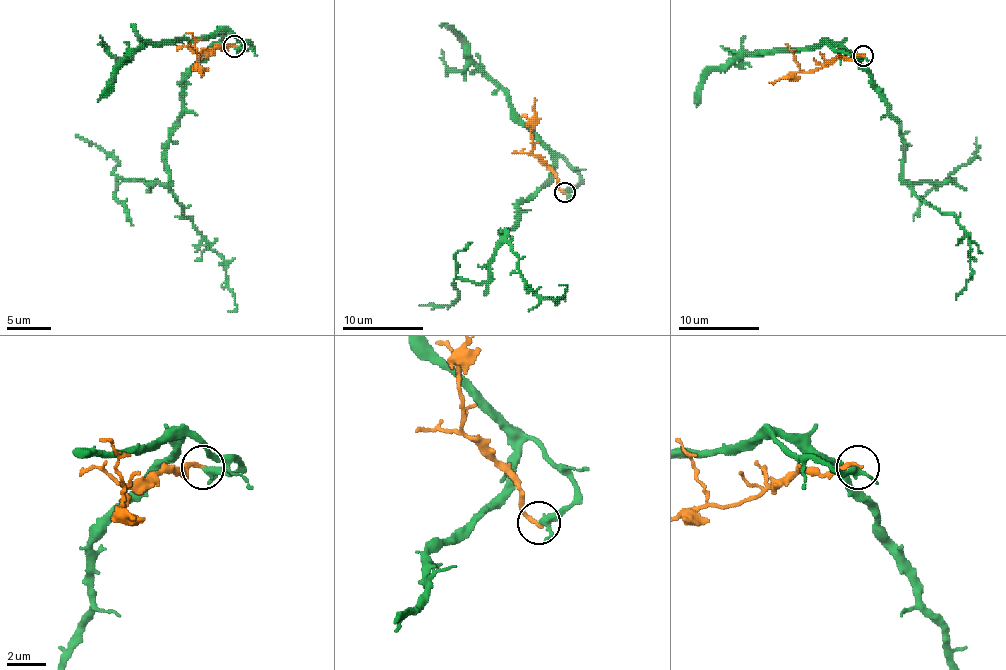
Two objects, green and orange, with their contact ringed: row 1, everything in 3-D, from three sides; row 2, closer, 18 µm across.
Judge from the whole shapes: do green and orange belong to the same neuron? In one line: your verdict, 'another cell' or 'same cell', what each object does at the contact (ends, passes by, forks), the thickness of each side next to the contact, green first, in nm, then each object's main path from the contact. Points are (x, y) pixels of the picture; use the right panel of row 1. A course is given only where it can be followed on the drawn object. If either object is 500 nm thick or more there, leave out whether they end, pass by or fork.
another cell; green passes by; orange ends; calibres 280 and 220 nm; course green (862, 56), (828, 42), (846, 48), (899, 125), (903, 182), (966, 232), (972, 275), (956, 299); course orange (862, 56), (834, 58), (824, 66), (804, 72), (787, 44)

